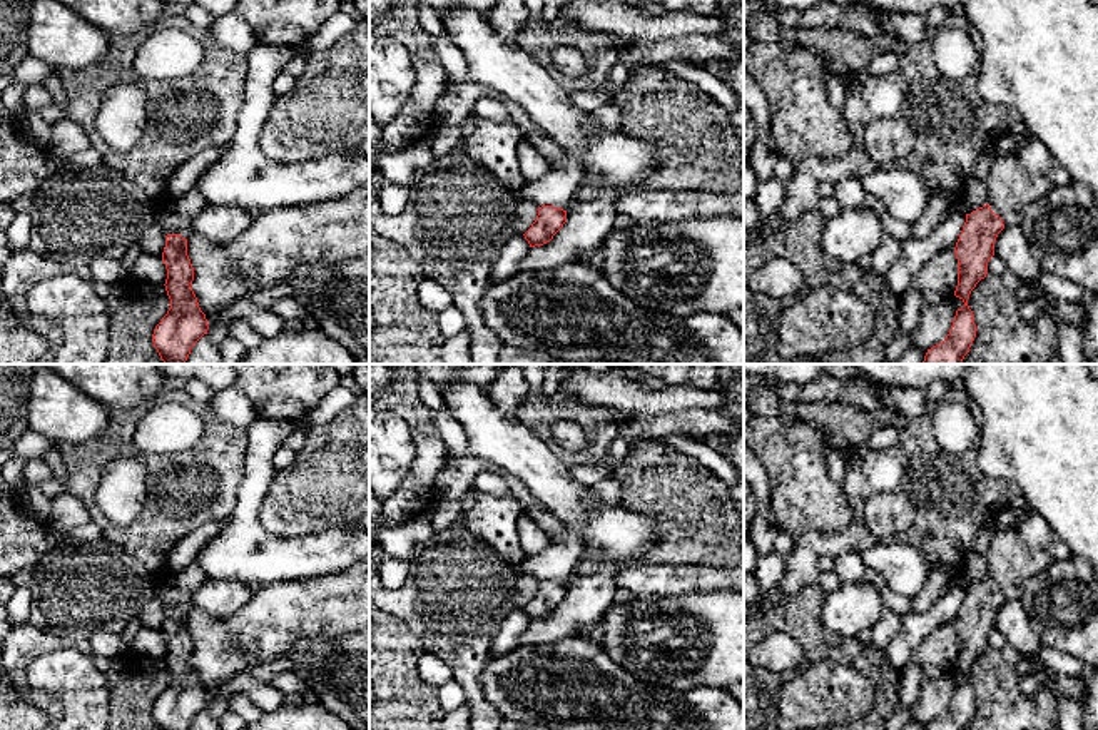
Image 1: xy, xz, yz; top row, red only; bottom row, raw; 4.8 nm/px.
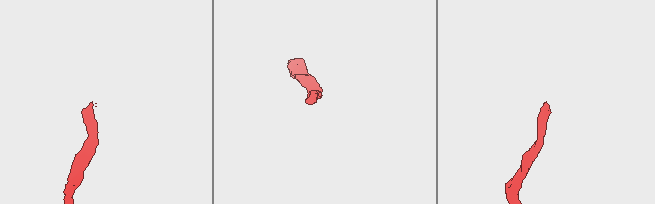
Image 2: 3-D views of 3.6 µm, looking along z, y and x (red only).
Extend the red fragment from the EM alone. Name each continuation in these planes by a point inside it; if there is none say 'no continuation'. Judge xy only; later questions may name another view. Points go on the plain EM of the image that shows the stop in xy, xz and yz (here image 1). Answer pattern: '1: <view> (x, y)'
no continuation

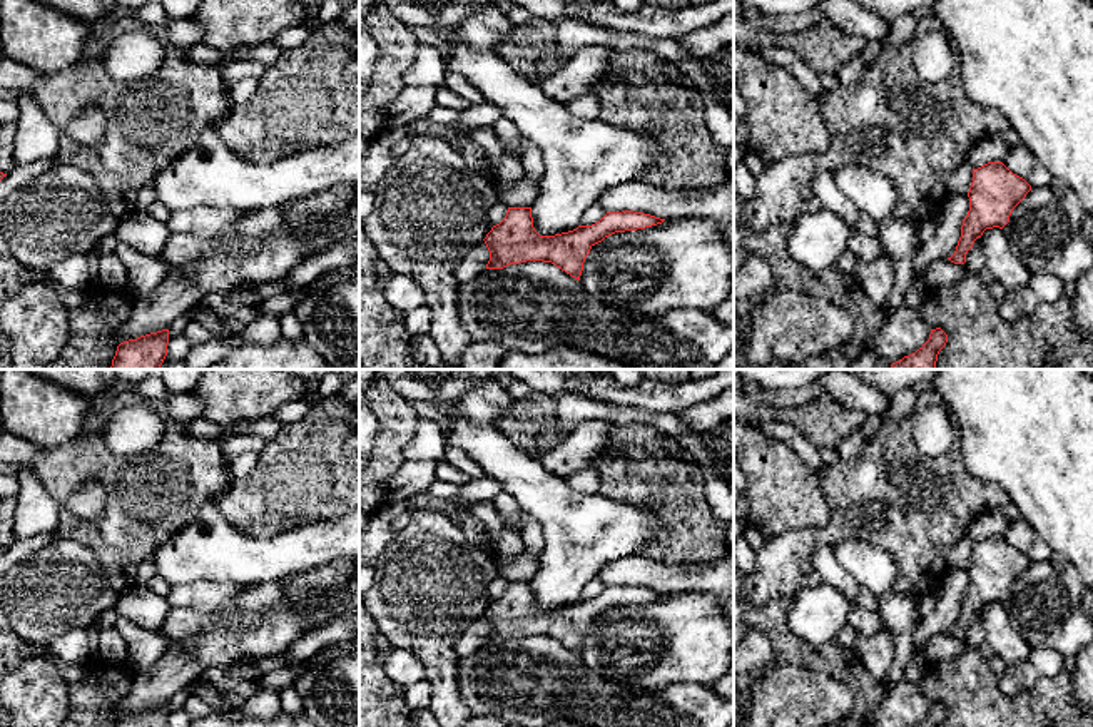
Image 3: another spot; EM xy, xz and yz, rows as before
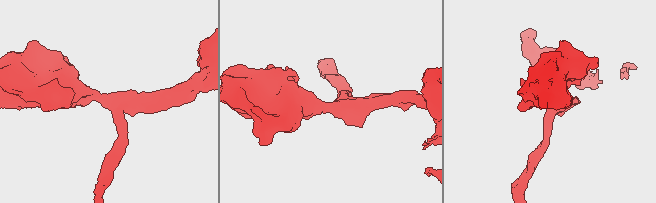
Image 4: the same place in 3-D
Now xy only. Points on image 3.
no continuation

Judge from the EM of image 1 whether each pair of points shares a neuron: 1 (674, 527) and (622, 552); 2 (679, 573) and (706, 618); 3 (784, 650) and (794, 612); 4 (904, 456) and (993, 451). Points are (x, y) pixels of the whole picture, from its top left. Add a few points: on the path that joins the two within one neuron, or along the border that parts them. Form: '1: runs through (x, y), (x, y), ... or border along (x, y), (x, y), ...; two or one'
1: border along (629, 508), (655, 530), (637, 563); two
2: border along (726, 588), (699, 593), (650, 595); two
3: border along (772, 630), (787, 633), (799, 647), (804, 662); two
4: border along (976, 441), (976, 465), (986, 475), (1005, 481); two

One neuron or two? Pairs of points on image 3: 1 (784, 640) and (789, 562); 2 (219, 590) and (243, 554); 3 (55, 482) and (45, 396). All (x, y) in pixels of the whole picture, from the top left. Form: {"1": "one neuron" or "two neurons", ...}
{"1": "two neurons", "2": "two neurons", "3": "two neurons"}

